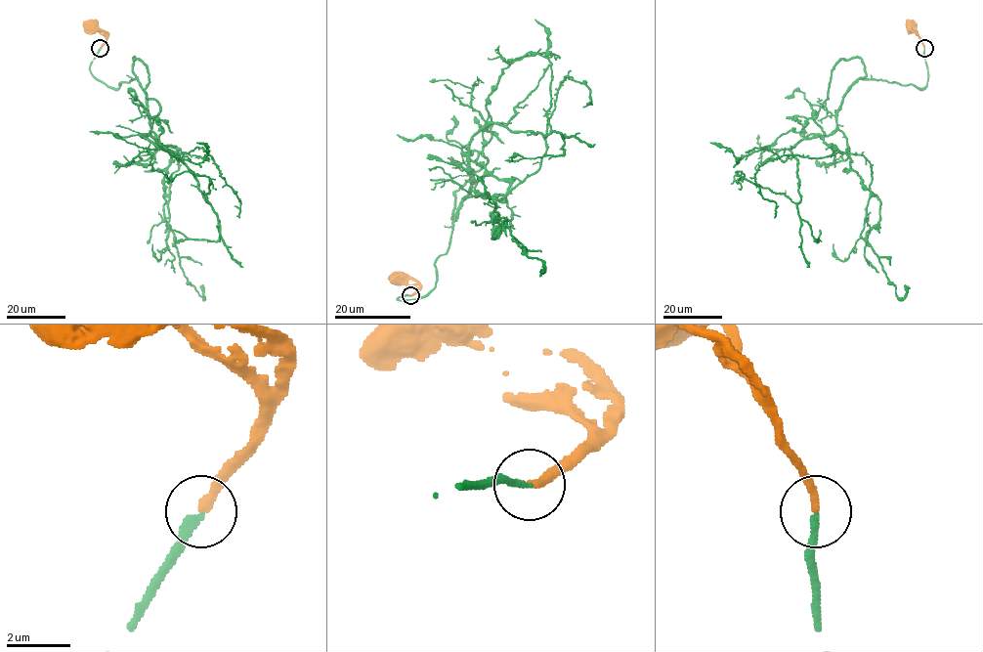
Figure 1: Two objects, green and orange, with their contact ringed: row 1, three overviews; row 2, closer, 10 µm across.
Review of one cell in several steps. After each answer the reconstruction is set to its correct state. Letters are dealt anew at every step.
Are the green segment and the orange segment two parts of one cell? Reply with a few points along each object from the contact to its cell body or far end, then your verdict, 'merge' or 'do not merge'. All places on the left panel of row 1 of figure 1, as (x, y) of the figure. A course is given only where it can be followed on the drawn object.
course green (100, 48), (90, 71), (111, 87), (136, 78), (146, 138), (187, 166), (209, 202), (206, 175), (160, 171); course orange (100, 48), (106, 37), (90, 24); merge

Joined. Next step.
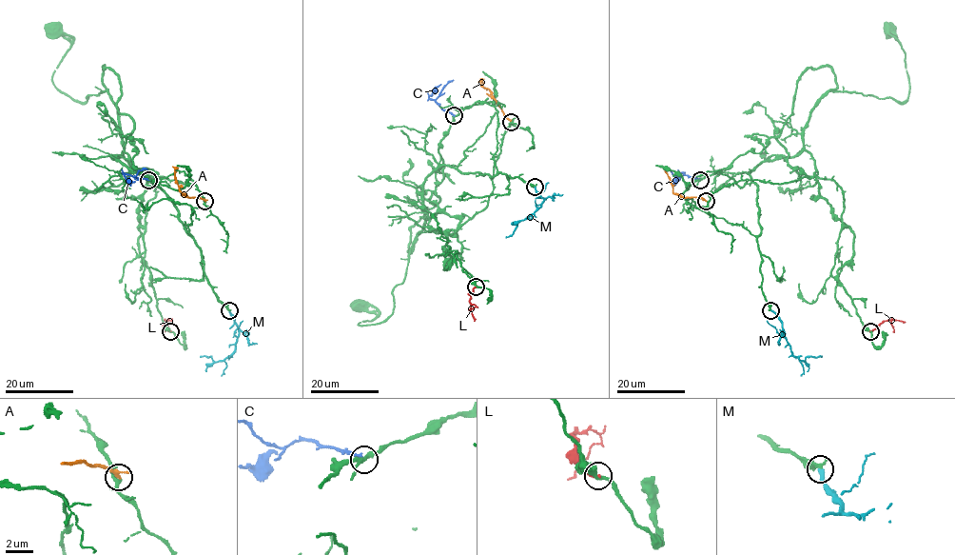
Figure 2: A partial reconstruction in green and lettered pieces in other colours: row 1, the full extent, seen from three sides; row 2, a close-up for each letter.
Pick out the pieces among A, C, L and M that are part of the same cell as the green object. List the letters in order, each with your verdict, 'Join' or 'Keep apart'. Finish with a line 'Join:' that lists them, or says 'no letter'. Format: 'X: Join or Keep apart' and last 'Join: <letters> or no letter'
A: Join
C: Keep apart
L: Keep apart
M: Join
Join: A, M

